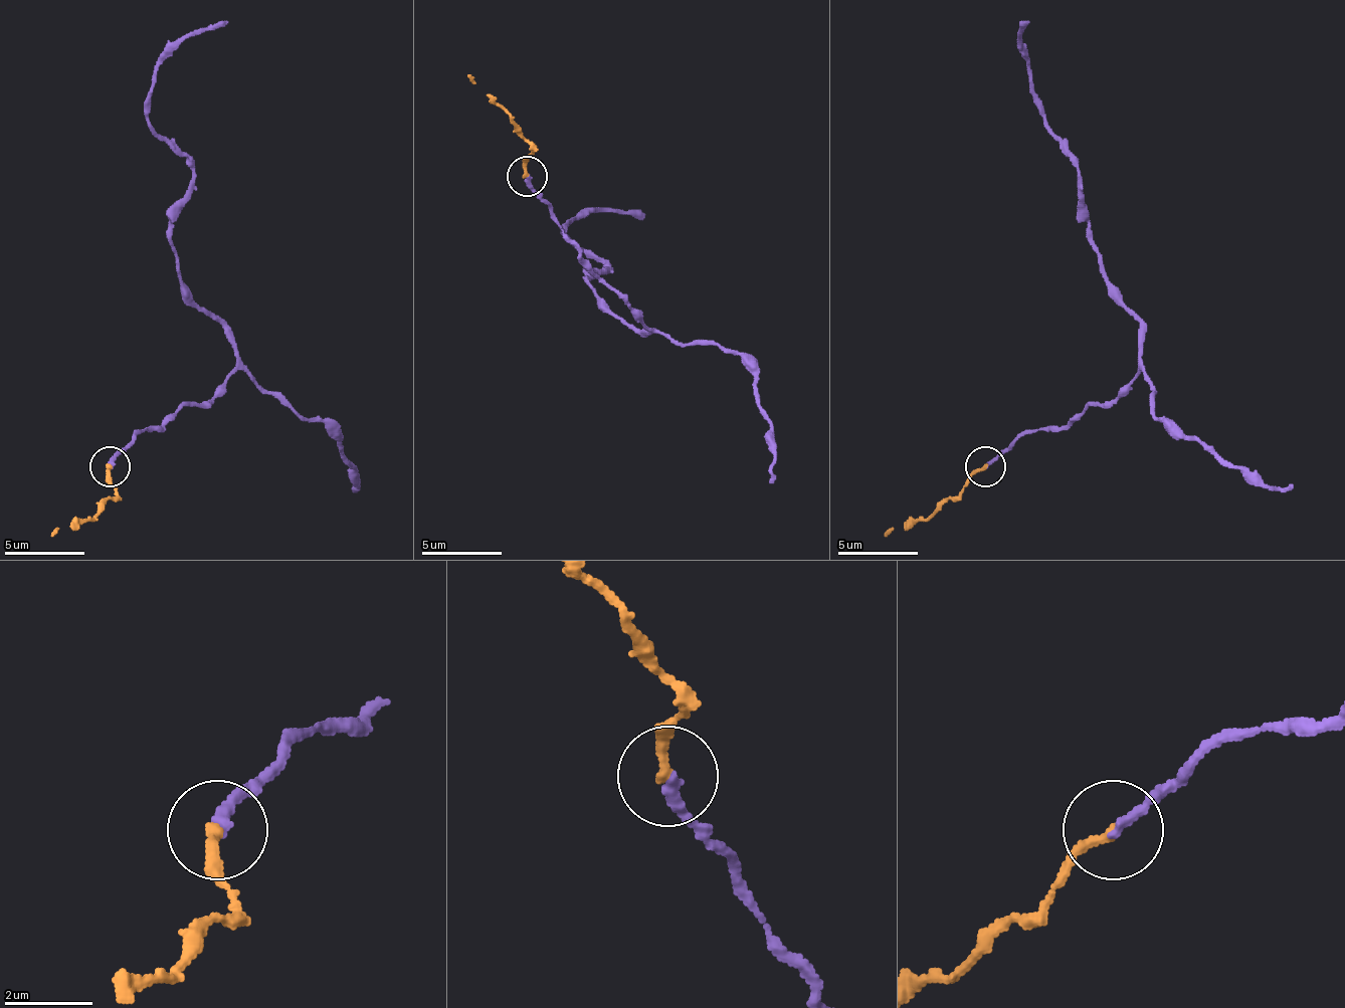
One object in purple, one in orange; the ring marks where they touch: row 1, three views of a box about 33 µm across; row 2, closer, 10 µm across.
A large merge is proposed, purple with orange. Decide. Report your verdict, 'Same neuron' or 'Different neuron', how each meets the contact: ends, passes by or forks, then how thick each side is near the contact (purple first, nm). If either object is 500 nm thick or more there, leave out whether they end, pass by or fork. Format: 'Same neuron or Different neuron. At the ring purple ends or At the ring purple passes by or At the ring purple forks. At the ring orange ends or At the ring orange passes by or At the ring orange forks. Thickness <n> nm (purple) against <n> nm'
Same neuron. At the ring purple ends. At the ring orange ends. Thickness 280 nm (purple) against 240 nm

